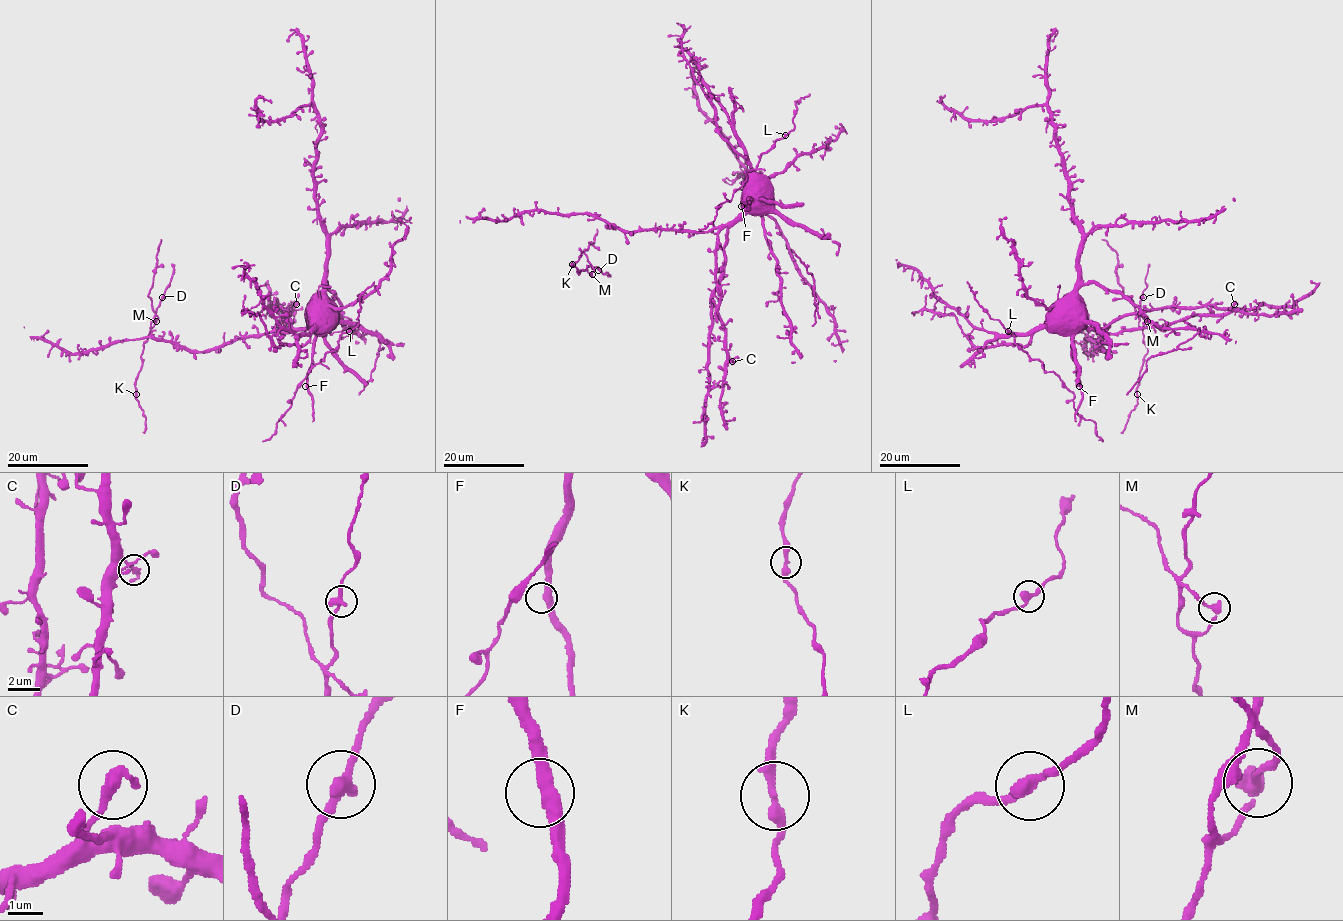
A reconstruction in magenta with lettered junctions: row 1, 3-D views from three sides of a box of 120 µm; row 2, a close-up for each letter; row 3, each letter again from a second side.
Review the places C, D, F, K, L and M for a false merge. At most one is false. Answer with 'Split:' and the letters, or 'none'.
Split: M

